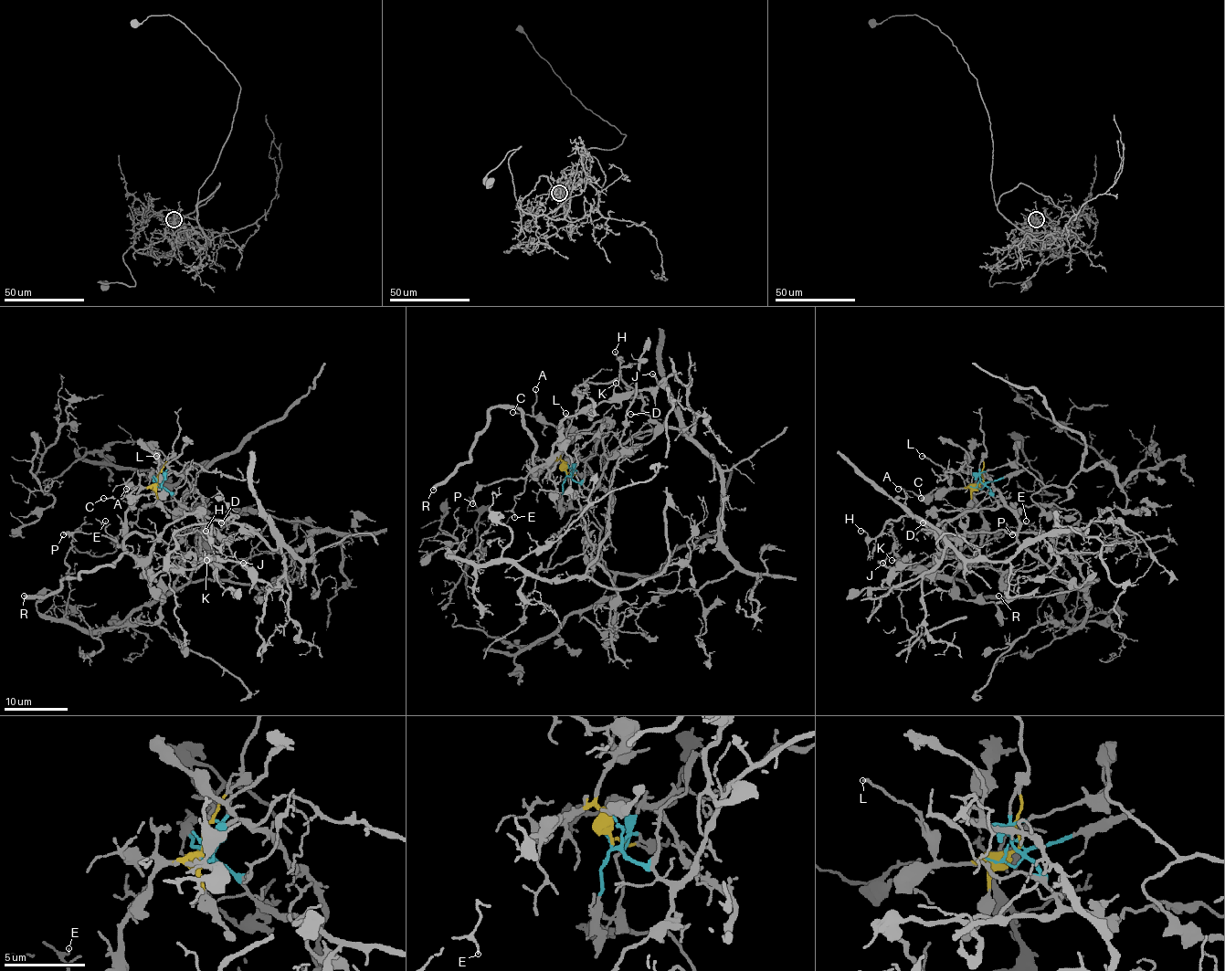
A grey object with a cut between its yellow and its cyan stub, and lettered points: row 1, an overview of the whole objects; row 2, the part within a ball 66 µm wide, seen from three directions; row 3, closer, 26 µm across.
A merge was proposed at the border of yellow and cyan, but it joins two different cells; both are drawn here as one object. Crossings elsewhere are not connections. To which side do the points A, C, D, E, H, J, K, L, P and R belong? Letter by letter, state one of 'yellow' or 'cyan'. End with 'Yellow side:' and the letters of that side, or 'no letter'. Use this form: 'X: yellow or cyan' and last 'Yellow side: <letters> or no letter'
A: yellow
C: yellow
D: cyan
E: yellow
H: cyan
J: yellow
K: yellow
L: yellow
P: yellow
R: yellow
Yellow side: A, C, E, J, K, L, P, R

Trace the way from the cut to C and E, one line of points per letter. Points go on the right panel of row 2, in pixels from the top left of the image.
C: (984, 480), (922, 498)
E: (984, 480), (969, 485), (982, 514), (982, 543), (999, 538), (1006, 530), (1027, 521)

